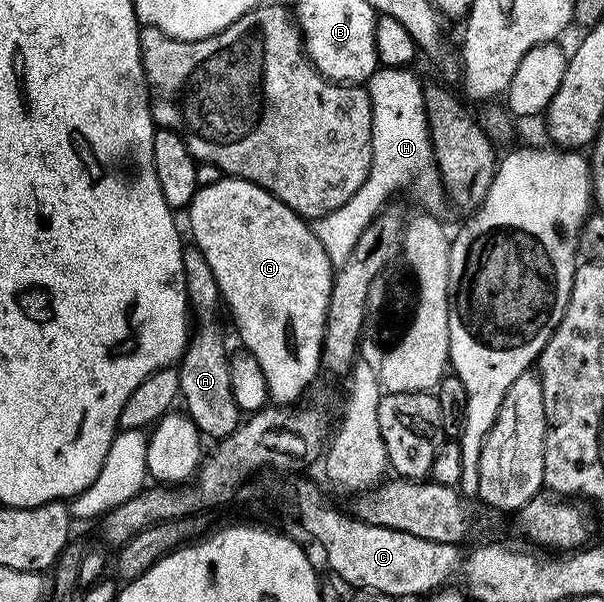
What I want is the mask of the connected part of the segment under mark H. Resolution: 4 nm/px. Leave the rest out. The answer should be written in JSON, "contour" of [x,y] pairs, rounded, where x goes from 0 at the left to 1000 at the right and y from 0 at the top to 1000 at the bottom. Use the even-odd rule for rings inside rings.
{"contour":[[[629,113],[611,131],[611,154],[614,159],[614,289],[591,312],[591,319],[565,346],[545,352],[536,362],[523,362],[518,380],[525,399],[531,399],[531,412],[545,425],[550,444],[558,445],[578,432],[598,385],[611,379],[611,372],[636,354],[634,341],[652,326],[659,316],[674,316],[694,336],[702,336],[702,344],[720,346],[727,327],[735,327],[737,317],[730,307],[728,287],[722,277],[720,261],[715,256],[712,219],[707,214],[705,179],[700,178],[700,163],[695,133],[680,125],[674,113]]]}

